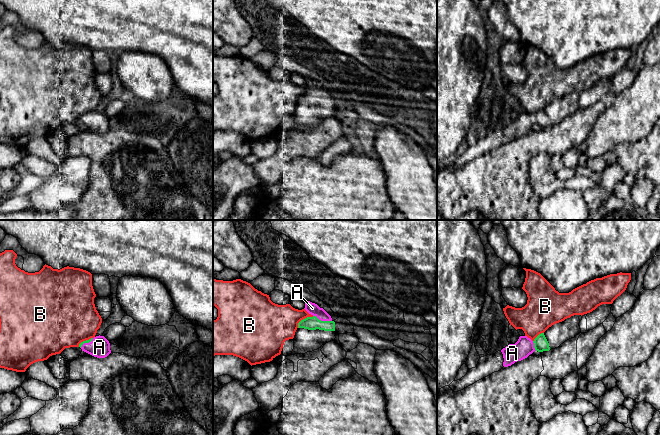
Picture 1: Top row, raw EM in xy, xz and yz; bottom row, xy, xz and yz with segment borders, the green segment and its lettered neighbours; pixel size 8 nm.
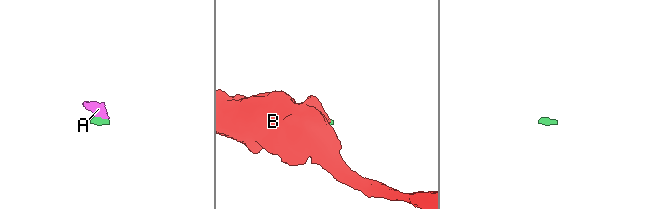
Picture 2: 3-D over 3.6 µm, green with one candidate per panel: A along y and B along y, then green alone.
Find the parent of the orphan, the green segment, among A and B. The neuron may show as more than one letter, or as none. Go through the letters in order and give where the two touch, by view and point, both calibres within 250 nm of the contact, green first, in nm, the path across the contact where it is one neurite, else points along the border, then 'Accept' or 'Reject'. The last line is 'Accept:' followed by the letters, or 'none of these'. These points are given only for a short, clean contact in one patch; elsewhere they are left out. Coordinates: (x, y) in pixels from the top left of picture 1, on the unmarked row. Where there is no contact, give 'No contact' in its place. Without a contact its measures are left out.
A: Touches green at xz (322, 97). Thickness 110 nm (green) against 90 nm. Path across: xz (311, 99), (322, 97), (312, 84). Accept
B: Touches green at xz (303, 95). Thickness 110 nm (green) against 320 nm. Boundary: xz (313, 92), (303, 94), (297, 103). Reject
Accept: A

